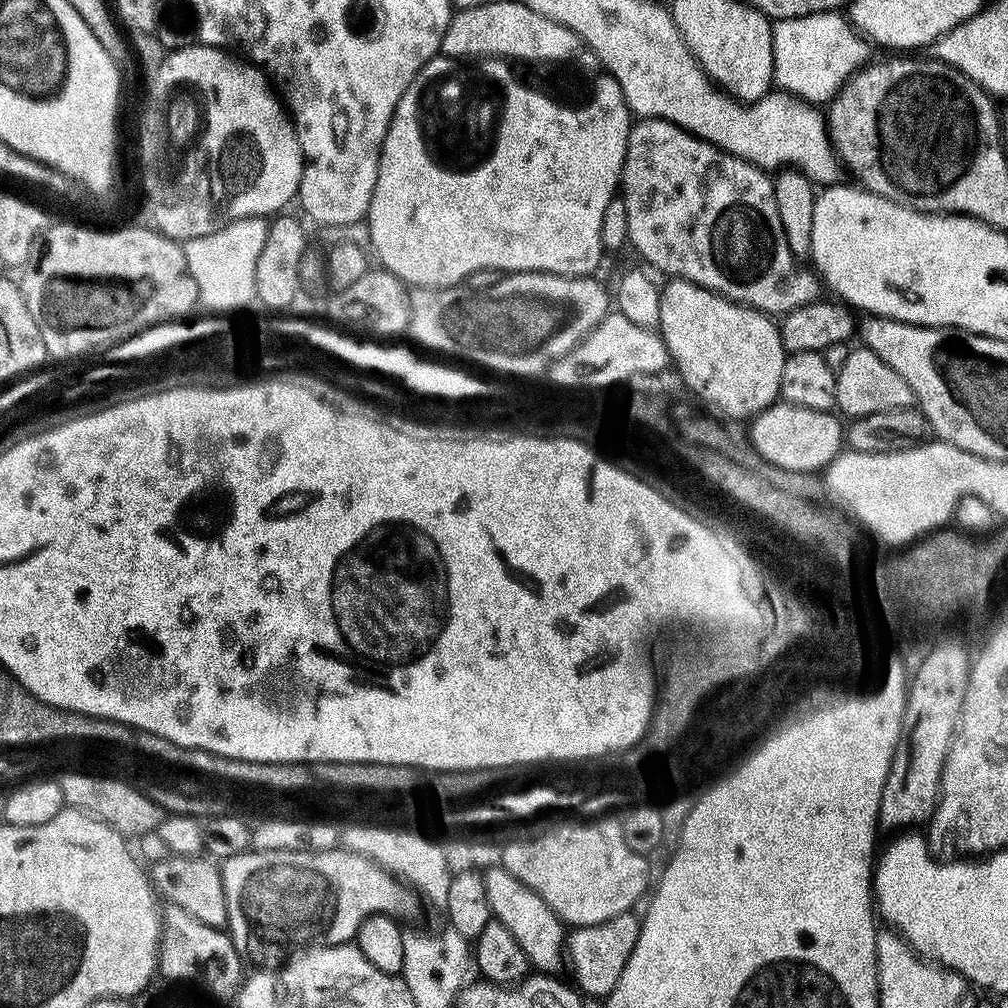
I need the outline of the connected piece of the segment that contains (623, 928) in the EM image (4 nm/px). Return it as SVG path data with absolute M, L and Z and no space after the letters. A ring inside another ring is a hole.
M623 912L621 916L598 922L594 926L573 927L567 933L564 942L566 964L567 967L568 964L572 967L571 979L585 997L603 998L611 994L614 986L618 986L622 970L626 970L626 962L630 962L630 954L634 954L634 946L640 937L641 923L639 915Z

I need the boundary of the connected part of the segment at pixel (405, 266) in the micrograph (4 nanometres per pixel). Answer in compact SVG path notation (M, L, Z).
M450 58L450 59L447 59L447 60L446 60L446 61L445 61L445 62L444 62L444 63L446 63L446 64L445 64L445 66L440 66L440 67L438 67L438 68L437 68L437 69L436 69L436 67L437 67L437 66L438 66L438 64L437 64L437 61L436 61L436 60L435 60L435 59L433 59L433 60L431 60L431 61L430 61L430 62L426 62L426 66L422 66L422 70L418 70L418 74L417 74L417 75L416 75L416 77L415 77L415 78L414 78L414 82L410 82L410 86L409 86L409 87L408 87L408 89L407 89L407 90L406 90L406 94L402 94L402 98L401 98L401 99L400 99L400 101L399 101L399 102L398 102L398 106L397 106L397 107L396 107L396 109L395 109L395 110L394 110L394 118L393 118L393 119L392 119L392 121L391 121L391 122L390 122L390 126L389 126L389 127L388 127L388 129L387 129L387 130L386 130L386 138L385 138L385 139L384 139L384 141L383 141L383 142L382 142L382 146L381 146L381 147L380 147L380 165L379 165L379 166L378 166L378 178L377 178L377 179L376 179L376 181L375 181L375 182L374 182L374 190L373 190L373 191L372 191L372 197L371 197L371 198L370 198L370 206L369 206L369 207L368 207L368 214L367 214L367 217L366 217L366 223L367 223L367 226L368 226L368 228L369 228L369 238L370 238L370 240L371 240L371 245L370 245L370 248L371 248L371 251L372 251L372 252L373 252L373 250L374 250L374 251L376 251L376 256L377 256L377 258L378 258L378 259L380 259L380 260L377 260L377 261L378 261L378 264L379 264L379 267L381 267L381 268L383 268L383 269L384 269L384 271L385 271L385 272L393 272L393 273L394 273L394 275L395 275L395 276L396 276L396 277L397 277L397 278L398 278L398 279L399 279L399 280L403 280L403 281L404 281L404 283L405 283L405 285L408 285L408 286L411 286L411 287L412 287L412 288L413 288L413 289L417 289L417 288L455 288L455 287L457 287L457 286L460 286L460 285L463 285L463 284L464 284L464 283L465 283L465 281L467 281L467 279L468 279L468 277L469 277L469 276L473 276L473 275L474 275L474 273L476 273L476 272L477 272L477 271L478 271L478 270L486 270L486 269L487 269L487 268L492 268L492 269L493 269L493 270L494 270L494 271L495 271L495 272L498 272L498 273L501 273L501 274L511 274L511 273L514 273L514 272L553 272L553 274L555 274L555 275L556 275L556 276L592 276L592 275L593 275L593 273L595 273L595 271L594 271L594 270L595 270L595 268L596 268L596 267L598 267L598 266L599 266L599 264L600 264L600 256L601 256L601 257L602 257L602 249L601 249L601 246L600 246L600 235L601 235L601 234L602 234L602 214L606 214L606 206L610 206L610 202L611 202L611 201L612 201L612 199L614 199L614 197L615 197L615 196L616 196L616 195L617 195L617 192L618 192L618 189L619 189L619 187L620 187L620 171L621 171L621 170L623 170L623 169L624 169L624 159L625 159L625 158L626 158L626 150L627 150L627 149L628 149L628 129L629 129L629 127L630 127L630 113L629 113L629 111L628 111L628 103L627 103L627 102L626 102L626 98L625 98L625 97L624 97L624 95L623 95L623 94L622 94L622 86L618 86L618 82L617 82L617 81L616 81L616 79L615 79L615 78L613 78L613 77L612 77L612 76L610 76L610 75L607 75L607 74L601 74L601 76L600 76L600 77L598 77L598 78L597 78L597 80L596 80L596 85L594 85L594 86L593 86L593 88L592 88L592 100L588 100L588 99L585 99L585 100L584 100L584 101L583 101L583 104L582 104L582 107L581 107L581 108L580 108L580 109L579 109L579 110L578 110L578 111L577 111L577 112L564 112L564 108L556 108L556 103L554 103L554 101L552 101L552 97L551 97L551 95L548 95L548 94L545 94L545 93L544 93L544 96L543 96L543 94L542 94L542 93L540 93L540 92L536 92L536 88L535 88L535 87L532 87L532 86L529 86L529 87L528 87L528 88L527 88L527 90L526 90L526 91L525 91L525 92L520 92L520 96L512 96L512 104L508 104L508 116L506 116L506 117L505 117L505 120L504 120L504 132L500 132L500 144L499 144L499 147L498 147L498 148L496 148L496 150L495 150L495 155L494 155L494 156L492 156L492 164L488 164L488 168L479 168L479 169L478 169L478 170L477 170L477 172L472 172L472 176L448 176L448 172L436 172L436 168L432 168L432 164L431 164L431 163L429 163L429 160L428 160L428 158L427 158L427 156L424 156L424 152L420 152L420 136L416 136L416 120L412 120L412 112L416 112L416 88L420 88L420 84L424 84L424 86L422 86L422 88L420 88L420 90L418 90L418 94L426 94L426 96L428 96L428 98L430 98L430 100L432 100L432 102L434 102L434 104L436 104L436 105L437 105L437 106L442 106L442 102L444 102L444 98L458 98L458 102L454 102L454 106L456 106L456 108L458 108L458 112L462 112L462 116L470 116L470 118L471 118L471 119L472 119L472 123L473 123L473 125L475 125L475 127L476 127L476 138L484 138L484 136L486 136L486 134L490 134L490 132L486 132L486 130L481 130L481 127L482 127L482 122L478 122L478 114L480 114L480 112L484 112L484 110L492 110L492 108L502 108L502 90L500 90L500 84L496 84L496 82L494 82L494 80L492 80L492 78L490 78L490 76L488 76L488 74L486 74L486 72L484 72L484 70L480 70L480 65L479 65L479 66L470 66L470 58L468 58L468 70L460 70L460 68L458 68L458 60L454 60L454 59L451 59L451 58Z

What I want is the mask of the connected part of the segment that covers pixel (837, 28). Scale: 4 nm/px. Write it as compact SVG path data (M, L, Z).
M839 11L819 12L802 18L773 23L775 87L799 100L817 106L827 105L840 88L869 63L869 41L852 27L847 15Z

